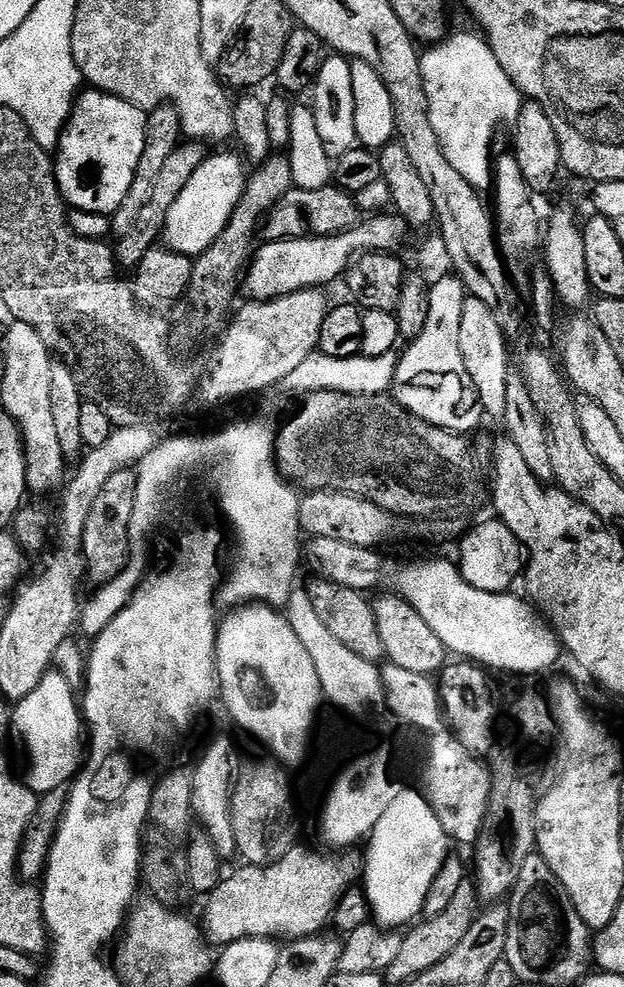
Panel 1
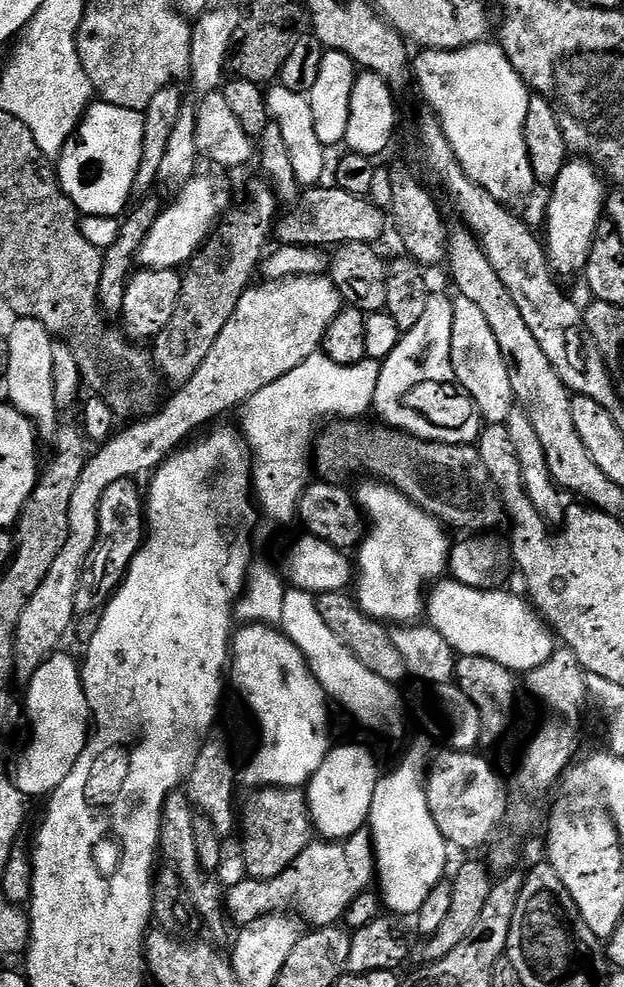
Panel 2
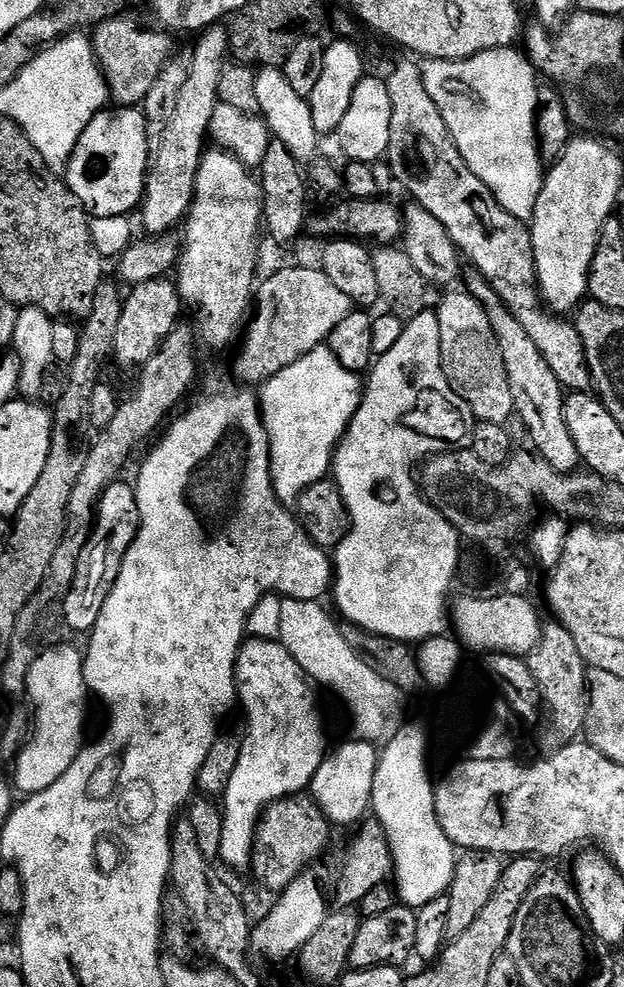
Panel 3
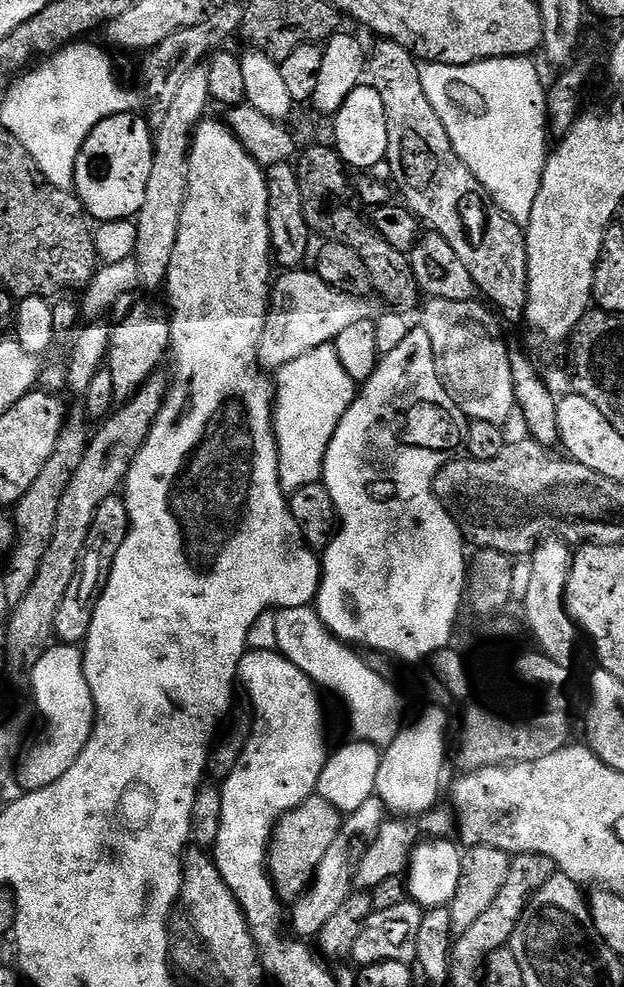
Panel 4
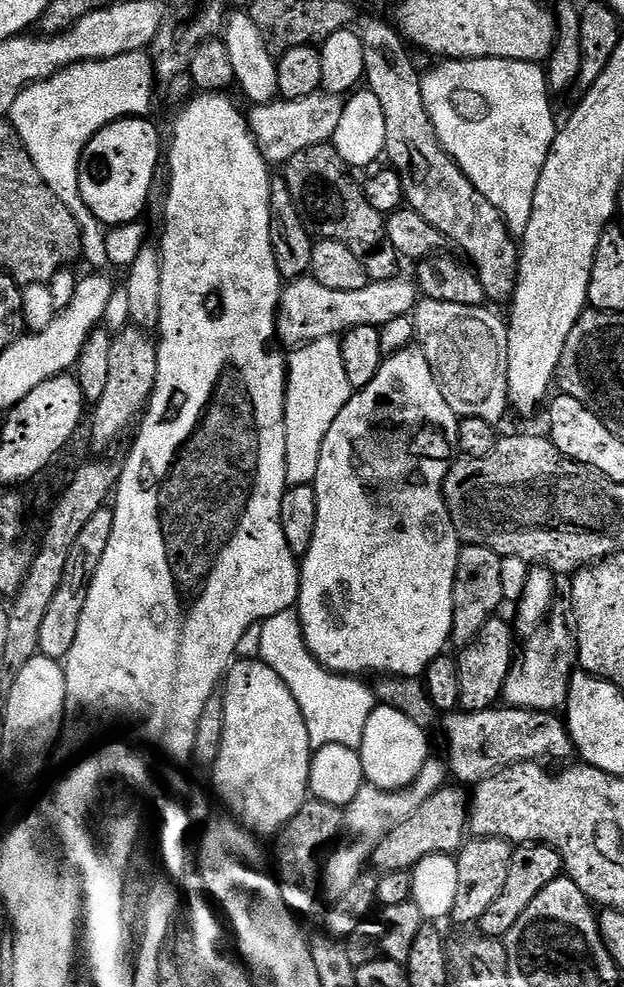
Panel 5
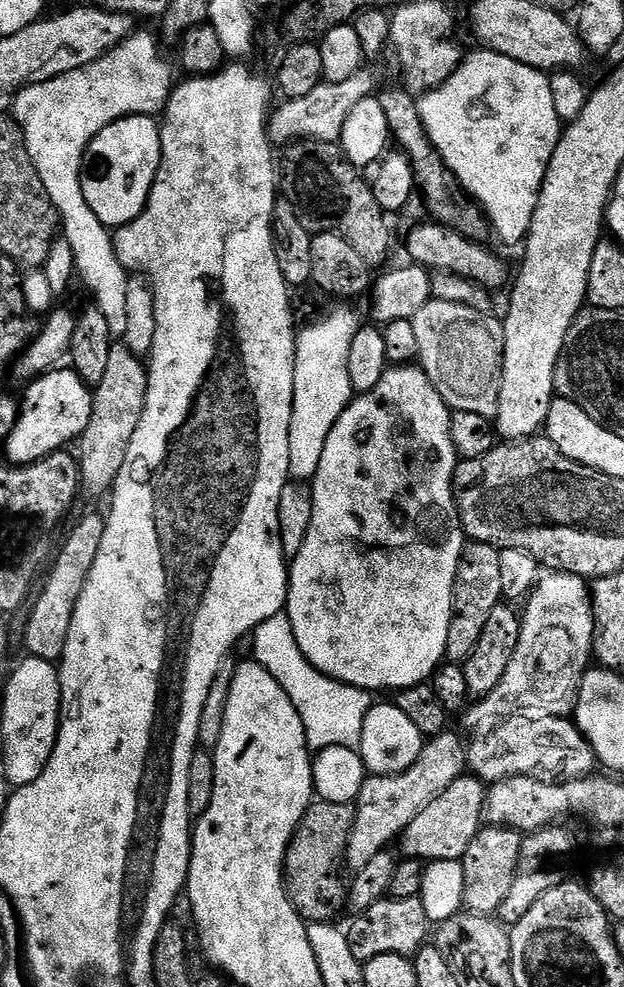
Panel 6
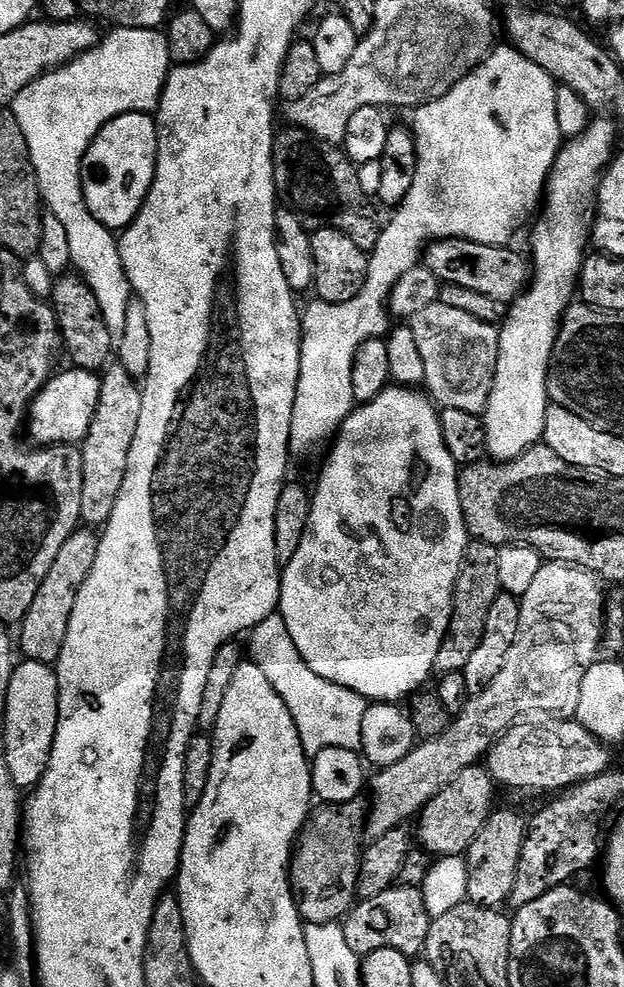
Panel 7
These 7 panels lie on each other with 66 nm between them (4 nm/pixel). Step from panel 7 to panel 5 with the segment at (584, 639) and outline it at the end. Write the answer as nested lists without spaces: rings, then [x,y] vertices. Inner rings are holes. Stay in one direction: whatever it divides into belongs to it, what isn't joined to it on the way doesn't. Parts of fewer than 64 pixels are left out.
[[[553,615],[539,630],[533,631],[506,678],[502,697],[510,708],[531,708],[533,712],[556,712],[568,702],[568,686],[578,664],[578,648],[570,620]],[[430,758],[422,766],[421,774],[408,788],[398,789],[397,792],[382,790],[378,786],[365,782],[354,794],[354,798],[344,808],[344,825],[340,831],[340,841],[327,853],[322,865],[322,892],[329,901],[342,898],[342,894],[350,891],[350,886],[358,882],[358,878],[369,867],[374,850],[390,834],[390,830],[402,826],[402,822],[409,820],[440,788],[445,787],[450,780],[450,771],[443,759]]]

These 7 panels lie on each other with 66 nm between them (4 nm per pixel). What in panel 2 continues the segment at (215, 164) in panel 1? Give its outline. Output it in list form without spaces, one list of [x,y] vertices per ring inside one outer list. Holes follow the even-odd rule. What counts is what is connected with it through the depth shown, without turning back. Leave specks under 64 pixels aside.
[[[203,174],[193,176],[177,196],[180,197],[169,208],[167,205],[161,211],[154,226],[150,228],[150,234],[146,236],[146,242],[140,247],[138,257],[140,268],[183,269],[188,261],[204,247],[206,241],[213,235],[218,221],[225,215],[224,207],[228,204],[227,198],[216,189],[215,182]]]

